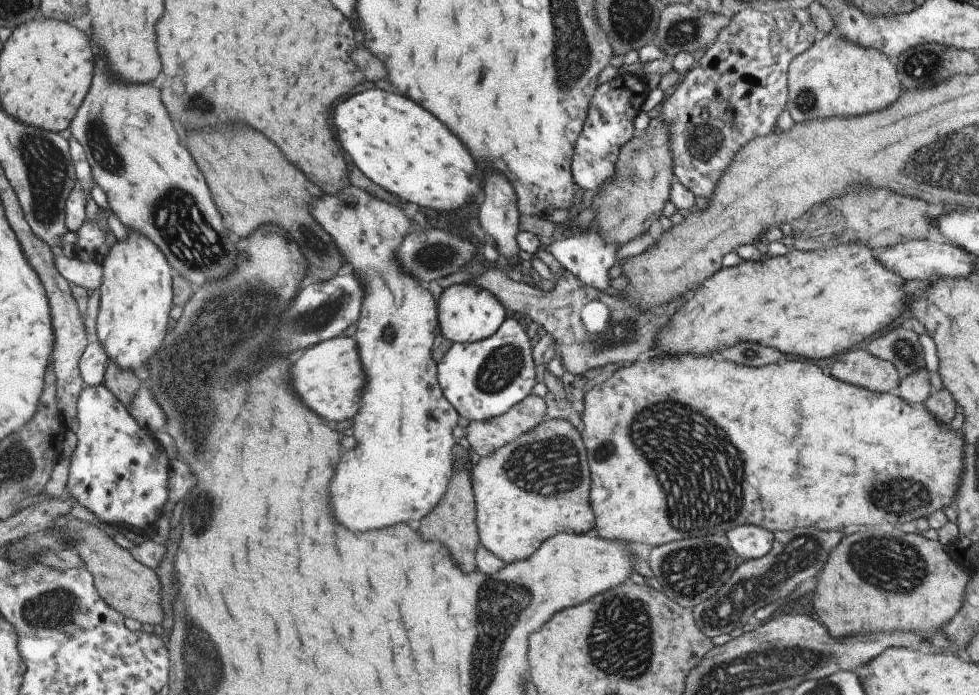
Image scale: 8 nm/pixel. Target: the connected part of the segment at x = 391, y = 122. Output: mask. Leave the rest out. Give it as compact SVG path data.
M365 90L337 106L335 124L341 148L372 182L405 202L437 212L453 212L479 192L477 166L467 150L421 104L393 92Z

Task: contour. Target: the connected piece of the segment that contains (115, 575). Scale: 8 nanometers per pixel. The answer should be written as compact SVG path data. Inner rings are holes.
M70 515L60 519L54 527L61 526L69 530L69 534L77 534L77 542L73 542L75 550L85 560L87 568L95 576L95 585L99 596L109 602L115 610L119 610L125 617L136 619L141 623L156 625L163 622L163 608L161 608L161 584L155 570L147 568L131 556L129 549L122 548L99 526L89 522L72 518Z

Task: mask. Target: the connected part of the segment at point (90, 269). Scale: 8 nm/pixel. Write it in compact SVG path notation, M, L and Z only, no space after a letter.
M59 252L57 255L57 270L72 283L82 286L88 293L100 289L103 284L105 270L97 262L81 262L77 257L67 258Z

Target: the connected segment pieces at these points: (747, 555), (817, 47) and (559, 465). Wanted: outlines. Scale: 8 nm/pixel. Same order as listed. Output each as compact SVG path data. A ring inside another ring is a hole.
M749 524L737 526L729 530L725 536L733 553L743 561L761 558L771 550L773 542L773 533Z
M832 31L791 60L785 110L795 124L825 118L859 118L873 110L881 110L901 92L893 63L883 52L841 40Z
M531 393L501 416L483 422L469 422L463 429L463 443L475 458L469 475L478 543L504 565L525 560L539 548L541 542L555 534L582 534L593 529L593 514L589 500L585 500L589 494L589 470L583 442L569 422L546 419L546 406L542 398Z

